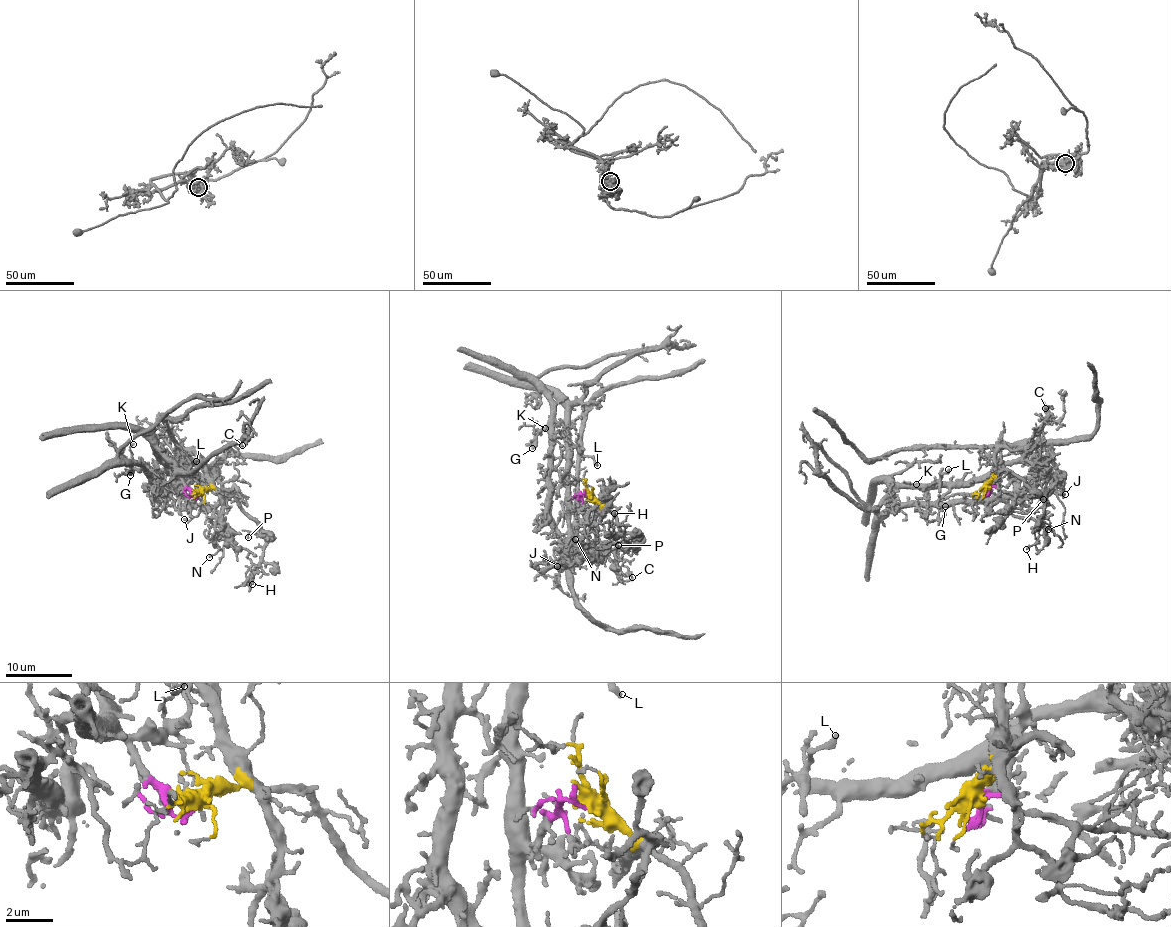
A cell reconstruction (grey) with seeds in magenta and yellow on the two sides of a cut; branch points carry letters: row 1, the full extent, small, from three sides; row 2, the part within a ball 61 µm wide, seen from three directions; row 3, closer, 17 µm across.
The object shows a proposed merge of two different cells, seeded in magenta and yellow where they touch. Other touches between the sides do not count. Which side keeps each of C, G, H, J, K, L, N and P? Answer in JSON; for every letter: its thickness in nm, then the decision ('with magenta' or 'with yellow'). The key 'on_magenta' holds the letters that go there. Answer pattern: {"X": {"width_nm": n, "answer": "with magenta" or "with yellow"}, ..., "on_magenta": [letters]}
{"C": {"width_nm": 120, "answer": "with yellow"}, "G": {"width_nm": 190, "answer": "with magenta"}, "H": {"width_nm": 130, "answer": "with yellow"}, "J": {"width_nm": 160, "answer": "with yellow"}, "K": {"width_nm": 130, "answer": "with magenta"}, "L": {"width_nm": 240, "answer": "with magenta"}, "N": {"width_nm": 100, "answer": "with yellow"}, "P": {"width_nm": 110, "answer": "with yellow"}, "on_magenta": ["G", "K", "L"]}

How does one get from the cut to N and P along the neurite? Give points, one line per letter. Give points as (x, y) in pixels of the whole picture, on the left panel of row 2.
N: (198, 494), (214, 489), (222, 511), (215, 530), (217, 535), (212, 542), (219, 548), (209, 557)
P: (198, 494), (213, 489), (232, 493), (237, 503), (262, 529), (262, 535), (249, 534), (248, 538)

